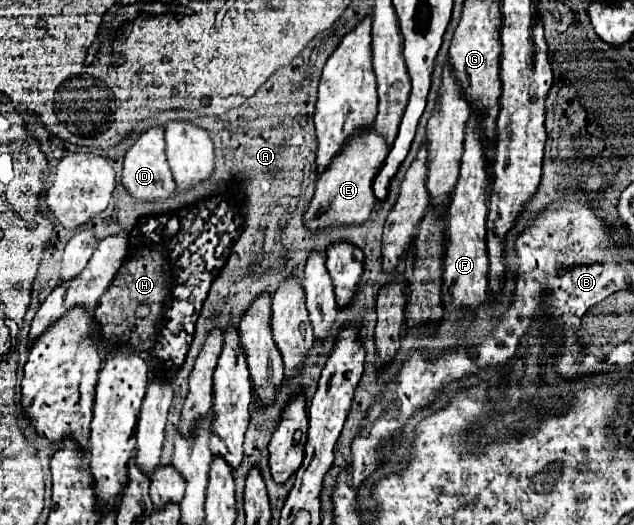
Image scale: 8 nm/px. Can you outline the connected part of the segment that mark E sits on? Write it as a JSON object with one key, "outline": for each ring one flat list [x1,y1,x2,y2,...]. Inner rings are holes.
{"outline":[[368,129,360,131,360,135,356,135,356,139,352,139,352,143,348,143,348,147,344,149,346,151,340,151,340,155,336,155,332,167,328,167,324,175,320,175,316,193,306,207,304,223,312,233,334,225,362,225,370,219,370,213,374,209,376,197,372,191,372,181,388,155,388,145,384,143,384,139,380,139,380,135,374,135,374,129]]}

